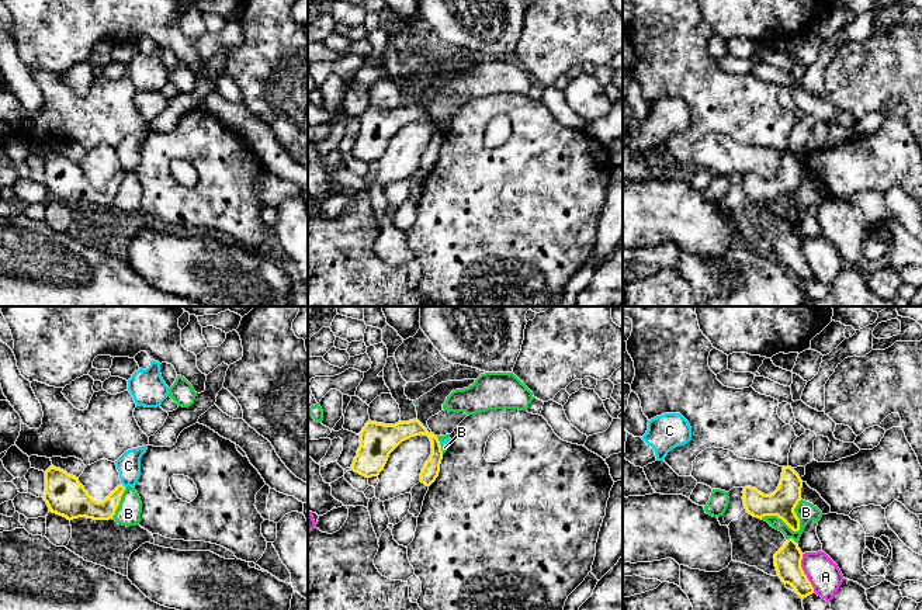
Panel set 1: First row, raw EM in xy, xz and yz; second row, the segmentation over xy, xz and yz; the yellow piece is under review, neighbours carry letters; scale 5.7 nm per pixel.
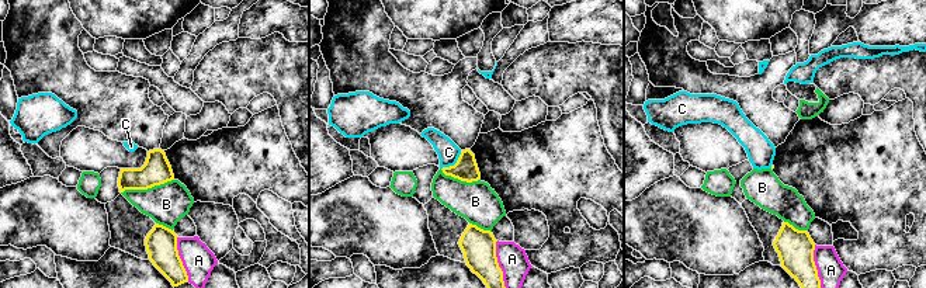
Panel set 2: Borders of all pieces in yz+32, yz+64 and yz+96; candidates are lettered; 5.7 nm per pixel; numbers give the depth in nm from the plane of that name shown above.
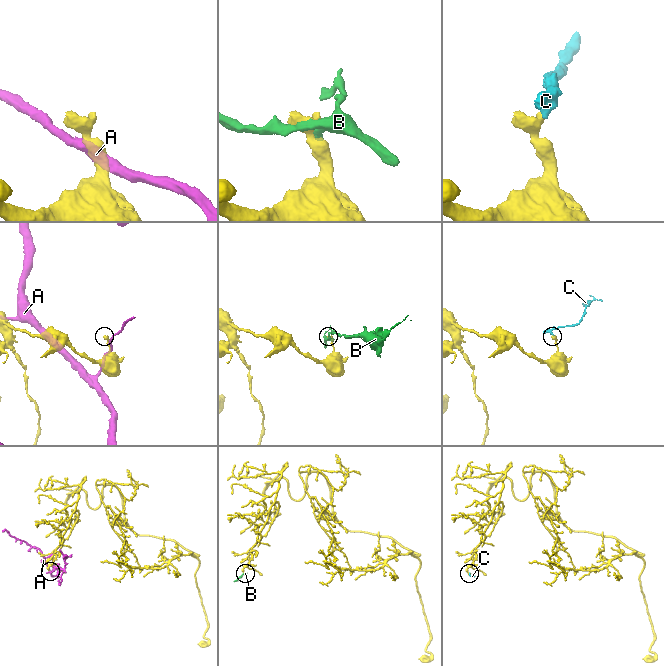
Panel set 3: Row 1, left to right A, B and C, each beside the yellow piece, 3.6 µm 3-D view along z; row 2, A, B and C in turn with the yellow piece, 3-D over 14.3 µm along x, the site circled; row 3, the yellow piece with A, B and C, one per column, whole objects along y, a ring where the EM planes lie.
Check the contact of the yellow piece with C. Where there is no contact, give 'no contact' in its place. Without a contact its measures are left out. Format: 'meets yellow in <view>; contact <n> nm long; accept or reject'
meets yellow in xy; contact 40 nm long; reject

